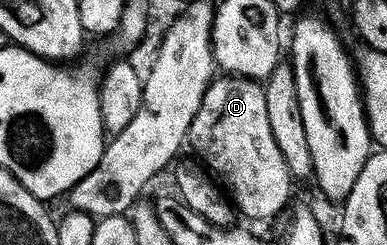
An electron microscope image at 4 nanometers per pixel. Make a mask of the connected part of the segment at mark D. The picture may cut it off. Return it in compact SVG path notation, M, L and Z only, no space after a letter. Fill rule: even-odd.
M243 77L214 78L194 115L186 143L201 159L199 162L205 168L208 166L207 170L223 184L241 216L272 219L287 205L292 195L294 177L288 171L282 149L278 149L278 141L274 141L274 133L270 133L266 97L263 86L257 80Z

